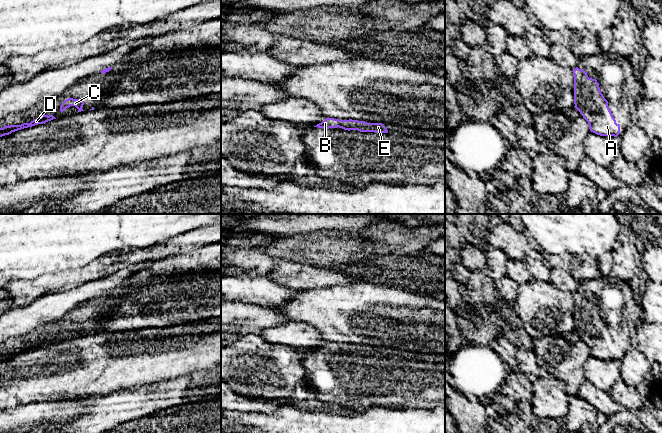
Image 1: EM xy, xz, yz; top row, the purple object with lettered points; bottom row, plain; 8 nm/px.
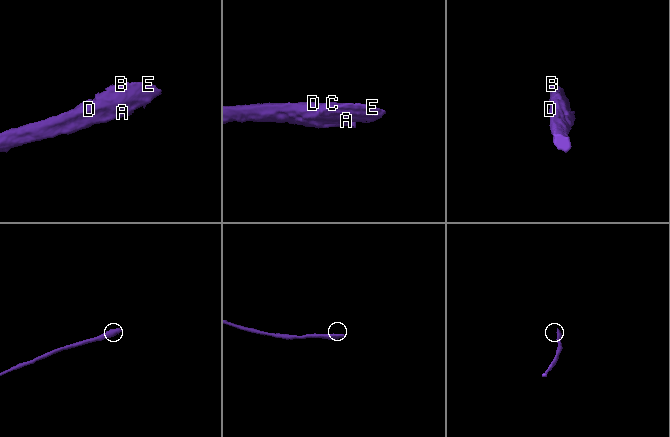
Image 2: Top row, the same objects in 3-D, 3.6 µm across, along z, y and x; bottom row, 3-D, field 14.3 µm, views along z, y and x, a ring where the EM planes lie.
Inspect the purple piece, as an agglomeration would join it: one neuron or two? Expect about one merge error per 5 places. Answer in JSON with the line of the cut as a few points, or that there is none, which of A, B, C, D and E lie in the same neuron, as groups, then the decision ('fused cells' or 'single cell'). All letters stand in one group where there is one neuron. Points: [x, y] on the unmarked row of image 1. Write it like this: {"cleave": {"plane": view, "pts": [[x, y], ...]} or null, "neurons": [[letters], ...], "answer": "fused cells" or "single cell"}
{"cleave": null, "neurons": [["A", "B", "C", "D", "E"]], "answer": "single cell"}

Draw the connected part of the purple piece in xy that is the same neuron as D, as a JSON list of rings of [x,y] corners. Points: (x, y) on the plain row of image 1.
[[[42,339],[39,342],[34,343],[33,345],[31,345],[30,347],[23,347],[21,349],[10,349],[10,350],[6,350],[4,349],[3,352],[0,352],[0,361],[5,360],[5,359],[9,359],[12,356],[24,353],[24,352],[28,352],[28,351],[32,351],[38,348],[43,348],[46,347],[48,345],[51,345],[53,343],[56,343],[53,339]]]

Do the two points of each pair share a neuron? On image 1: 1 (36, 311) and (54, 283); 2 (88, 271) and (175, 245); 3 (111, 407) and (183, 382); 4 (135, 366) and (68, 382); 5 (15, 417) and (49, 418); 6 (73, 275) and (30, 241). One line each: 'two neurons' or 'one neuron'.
1: two neurons
2: one neuron
3: one neuron
4: one neuron
5: one neuron
6: two neurons

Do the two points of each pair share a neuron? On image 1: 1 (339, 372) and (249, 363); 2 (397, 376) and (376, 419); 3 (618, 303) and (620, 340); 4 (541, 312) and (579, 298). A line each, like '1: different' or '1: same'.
1: different
2: different
3: same
4: different

